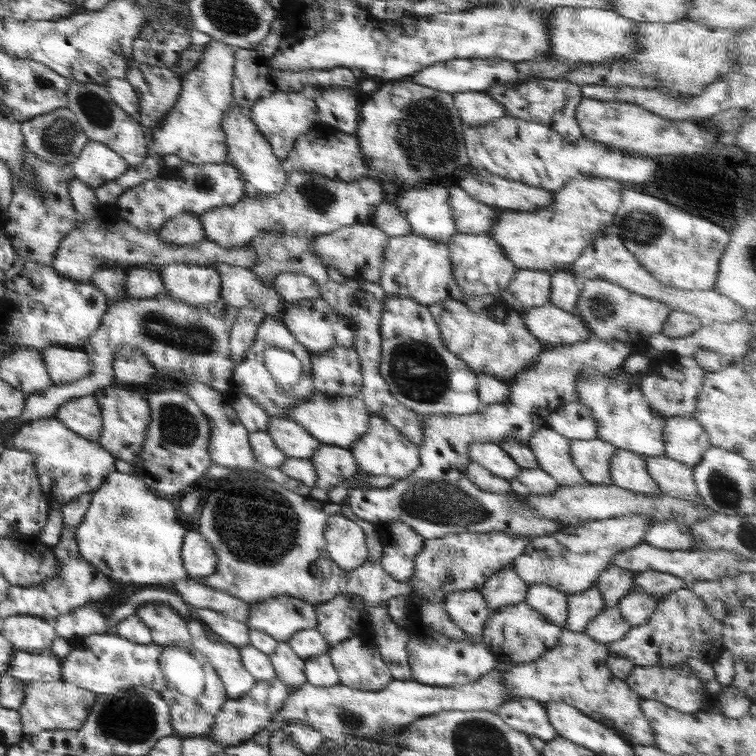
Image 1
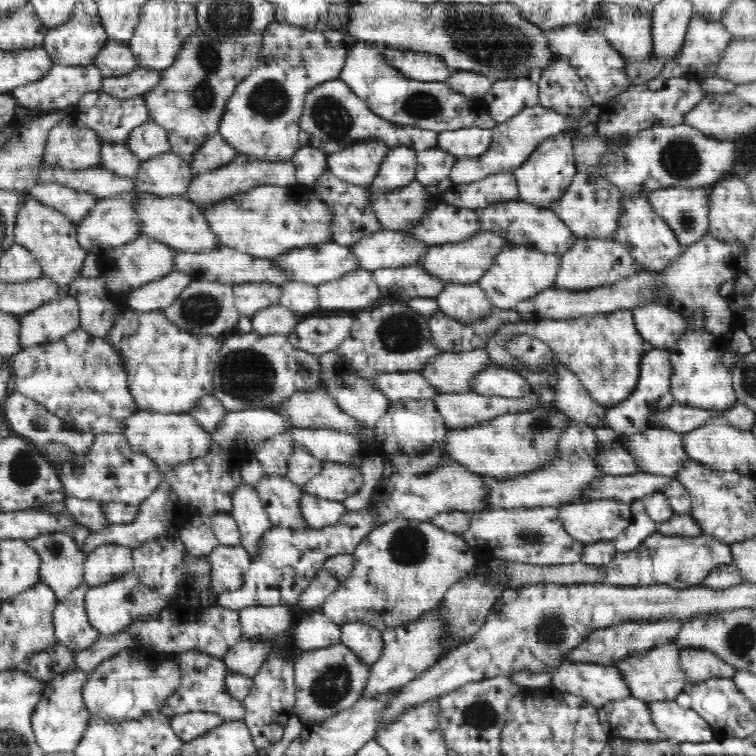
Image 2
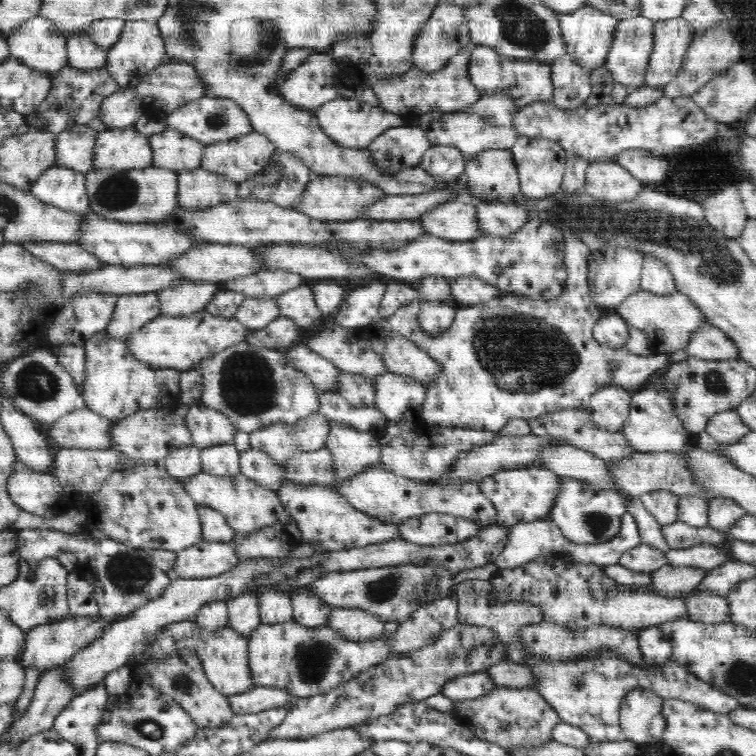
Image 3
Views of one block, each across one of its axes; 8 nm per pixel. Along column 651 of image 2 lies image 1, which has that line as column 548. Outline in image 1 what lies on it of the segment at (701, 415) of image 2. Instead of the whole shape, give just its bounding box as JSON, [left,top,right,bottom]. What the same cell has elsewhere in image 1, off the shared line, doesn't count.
[547,401,598,439]

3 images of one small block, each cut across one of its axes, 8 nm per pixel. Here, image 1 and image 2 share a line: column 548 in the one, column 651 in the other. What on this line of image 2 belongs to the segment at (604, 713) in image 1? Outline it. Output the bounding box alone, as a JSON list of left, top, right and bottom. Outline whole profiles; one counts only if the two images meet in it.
[615,642,687,703]

